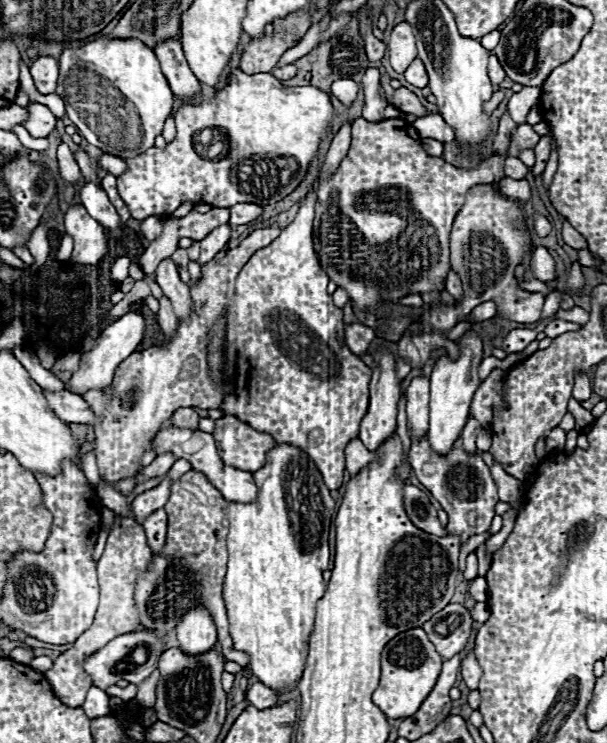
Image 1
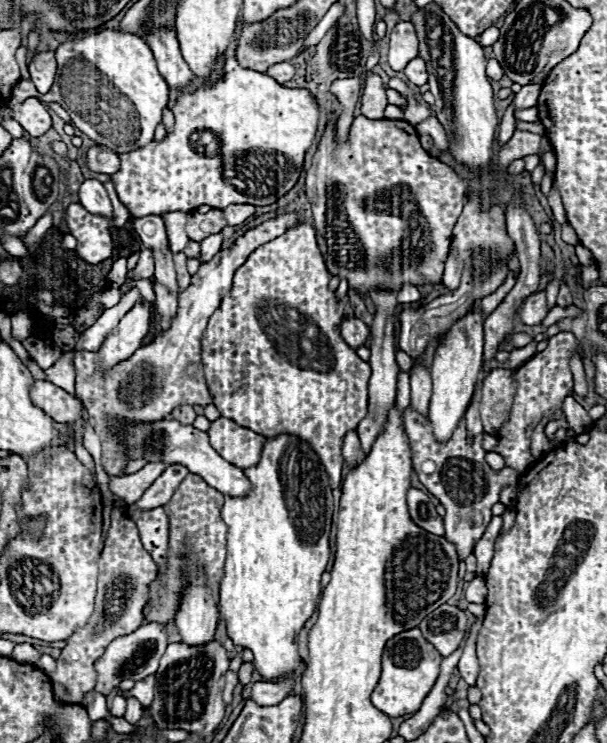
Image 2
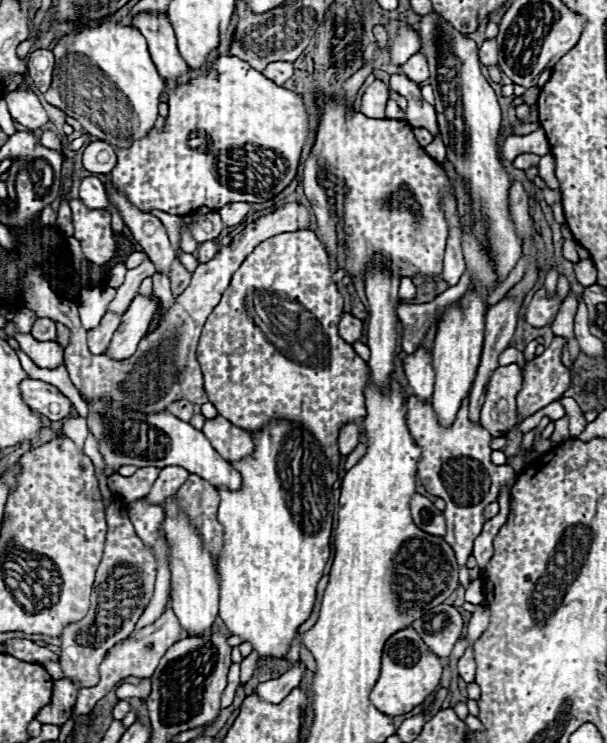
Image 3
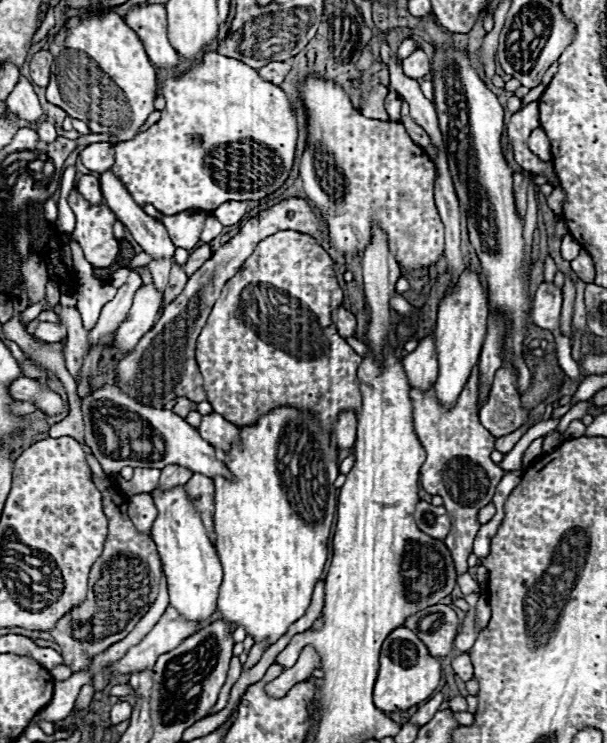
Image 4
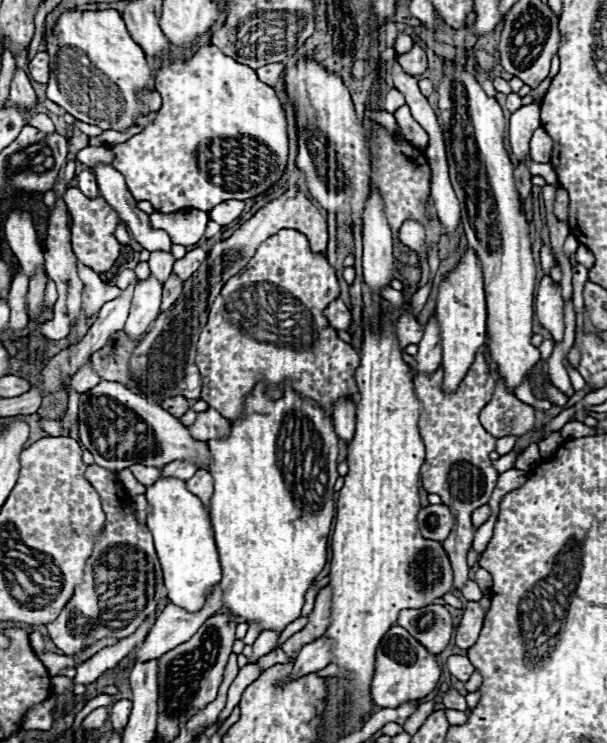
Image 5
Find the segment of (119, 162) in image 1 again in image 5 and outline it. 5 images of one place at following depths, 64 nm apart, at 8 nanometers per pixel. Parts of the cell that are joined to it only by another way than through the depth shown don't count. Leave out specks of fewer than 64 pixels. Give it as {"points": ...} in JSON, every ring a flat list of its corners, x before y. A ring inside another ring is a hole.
{"points":[[108,144,102,146,86,146,78,152,78,160,84,162,86,166,96,166,96,164,110,164,114,160,112,148]]}

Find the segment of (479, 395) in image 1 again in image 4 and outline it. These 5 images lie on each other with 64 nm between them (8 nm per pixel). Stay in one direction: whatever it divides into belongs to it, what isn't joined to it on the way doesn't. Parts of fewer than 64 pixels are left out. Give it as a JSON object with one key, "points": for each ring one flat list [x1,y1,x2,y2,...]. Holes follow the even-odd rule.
{"points":[[502,366,494,374,492,390,480,408,480,422,492,436,500,438,520,428,530,414,520,406,518,374,514,366]]}

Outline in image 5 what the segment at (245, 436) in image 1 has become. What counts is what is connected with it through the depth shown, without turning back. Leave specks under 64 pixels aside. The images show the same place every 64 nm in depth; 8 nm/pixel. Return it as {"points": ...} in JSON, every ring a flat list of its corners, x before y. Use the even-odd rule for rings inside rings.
{"points":[[208,408,206,412,198,414,196,422,188,426,188,430,192,432,192,436,196,436,196,440,220,440,230,436,230,422,214,408]]}

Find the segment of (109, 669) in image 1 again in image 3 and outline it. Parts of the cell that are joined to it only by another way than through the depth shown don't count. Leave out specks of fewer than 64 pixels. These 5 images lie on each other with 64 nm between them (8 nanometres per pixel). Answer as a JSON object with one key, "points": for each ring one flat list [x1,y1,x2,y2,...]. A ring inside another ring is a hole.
{"points":[[166,610,154,624,144,626,138,634,134,634,134,636,130,636,130,638,126,638,126,640,116,642,116,644,108,650,106,658,104,658,102,664,100,664,100,682,98,682,94,688,84,688,82,692,80,692,80,706,74,706,74,714,90,714,92,708,96,706,96,702,98,702,100,698,104,698,108,692,112,692,112,690,116,688,116,684,118,684,120,680,128,678,128,676,150,678,150,676,154,674,160,658,164,656,164,652,166,652,172,644,176,644,176,642,180,640,180,634,182,634,182,632,184,632,184,630,180,628,174,612,172,612,172,610]]}

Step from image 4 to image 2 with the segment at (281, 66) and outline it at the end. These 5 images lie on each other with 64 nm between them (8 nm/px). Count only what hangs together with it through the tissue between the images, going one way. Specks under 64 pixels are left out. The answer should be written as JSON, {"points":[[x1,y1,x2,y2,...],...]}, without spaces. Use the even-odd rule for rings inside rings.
{"points":[[280,62,280,64,274,64,272,68,268,68,268,76,272,76,274,80,280,80,280,84,284,84,286,80,290,80,294,76,294,66,290,62]]}

